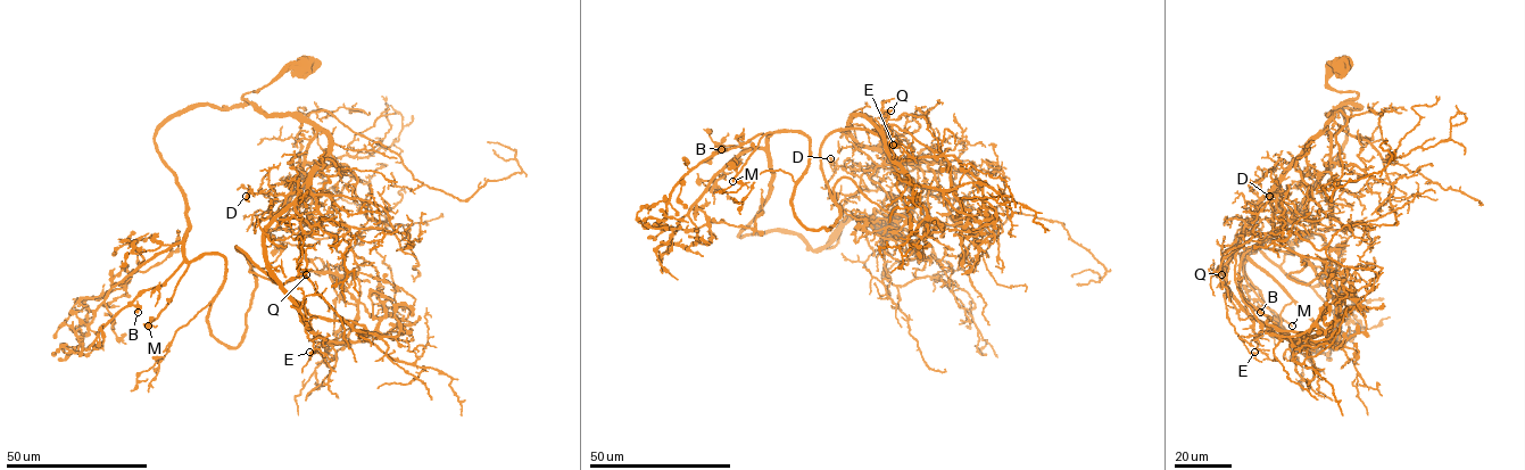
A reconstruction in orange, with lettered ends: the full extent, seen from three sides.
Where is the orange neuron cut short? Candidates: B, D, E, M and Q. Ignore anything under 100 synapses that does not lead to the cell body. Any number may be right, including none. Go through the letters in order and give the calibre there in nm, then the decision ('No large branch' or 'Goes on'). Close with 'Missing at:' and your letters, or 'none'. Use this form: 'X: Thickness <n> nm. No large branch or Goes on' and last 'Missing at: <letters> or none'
B: Thickness 500 nm. No large branch
D: Thickness 200 nm. No large branch
E: Thickness 170 nm. No large branch
M: Thickness 300 nm. Goes on
Q: Thickness 180 nm. No large branch
Missing at: M

